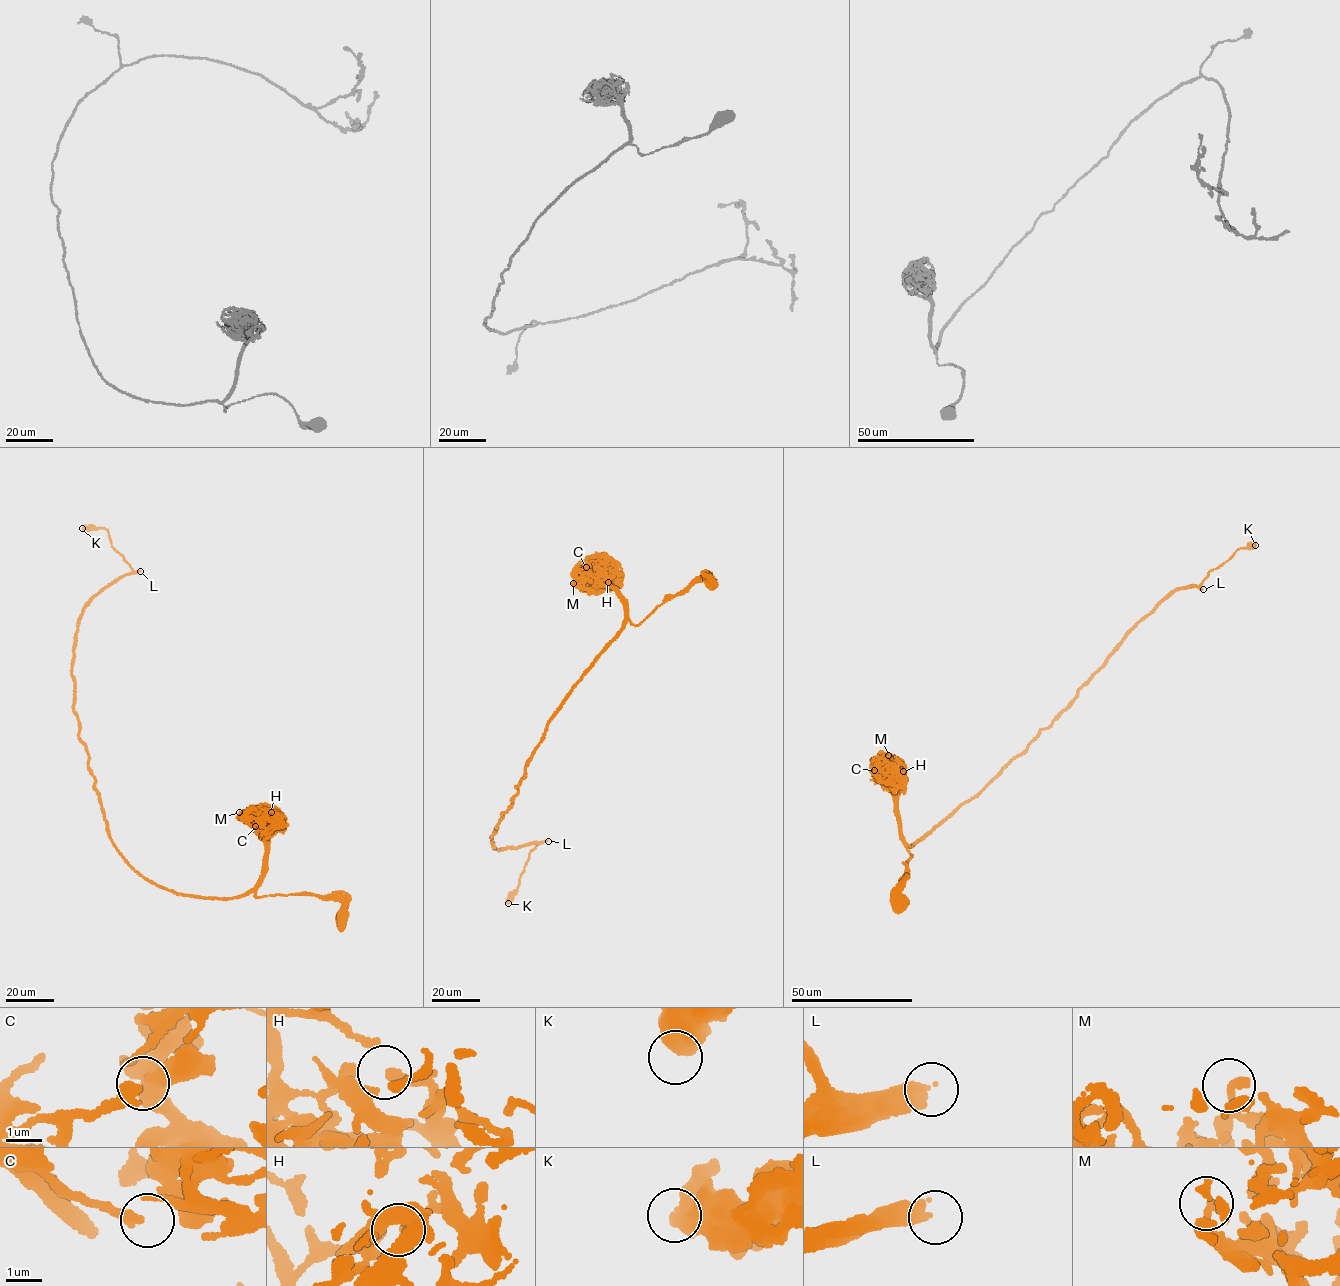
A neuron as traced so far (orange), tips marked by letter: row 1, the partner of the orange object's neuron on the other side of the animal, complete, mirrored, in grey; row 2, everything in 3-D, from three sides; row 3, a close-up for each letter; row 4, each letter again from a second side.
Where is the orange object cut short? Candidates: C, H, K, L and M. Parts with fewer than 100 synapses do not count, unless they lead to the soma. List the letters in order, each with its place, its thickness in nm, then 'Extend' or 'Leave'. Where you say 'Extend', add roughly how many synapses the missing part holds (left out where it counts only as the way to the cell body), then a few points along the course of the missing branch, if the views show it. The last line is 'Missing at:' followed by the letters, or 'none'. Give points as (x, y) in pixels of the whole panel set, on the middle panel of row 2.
C: Place: (586, 567). Thickness 220 nm. Leave
H: Place: (608, 582). Thickness 240 nm. Leave
K: Place: (508, 903). Thickness 600 nm. Leave
L: Place: (548, 841). Thickness 440 nm. Extend. Roughly 850 synapses
M: Place: (573, 583). Thickness 240 nm. Leave
Missing at: L

